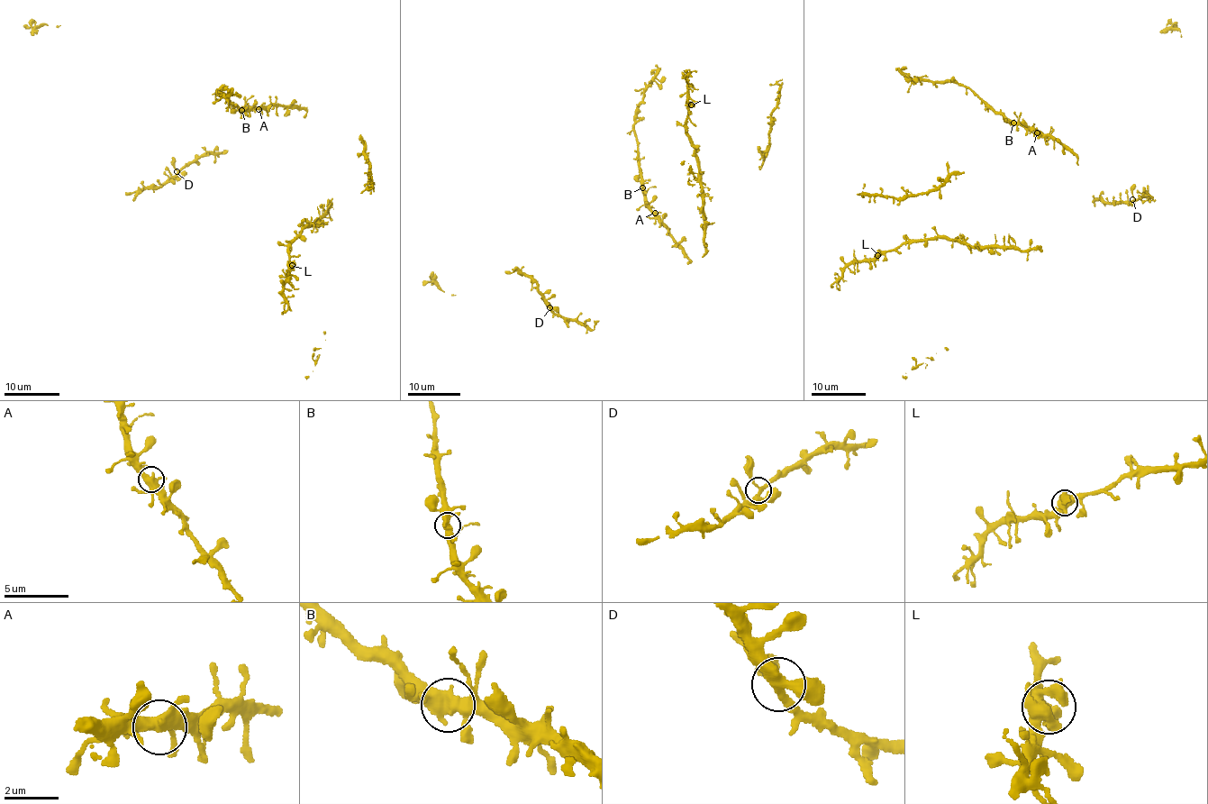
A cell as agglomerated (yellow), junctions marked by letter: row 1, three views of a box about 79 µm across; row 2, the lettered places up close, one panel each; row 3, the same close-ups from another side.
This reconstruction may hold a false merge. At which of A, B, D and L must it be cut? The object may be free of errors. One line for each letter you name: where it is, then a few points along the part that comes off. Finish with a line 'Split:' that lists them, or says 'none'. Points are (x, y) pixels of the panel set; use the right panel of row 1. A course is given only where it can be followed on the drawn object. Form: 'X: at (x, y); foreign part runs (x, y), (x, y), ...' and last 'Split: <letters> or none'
Split: none

